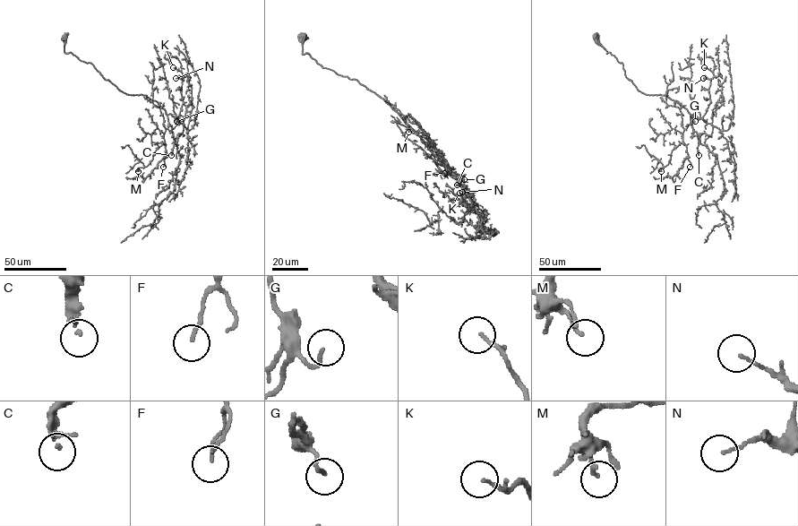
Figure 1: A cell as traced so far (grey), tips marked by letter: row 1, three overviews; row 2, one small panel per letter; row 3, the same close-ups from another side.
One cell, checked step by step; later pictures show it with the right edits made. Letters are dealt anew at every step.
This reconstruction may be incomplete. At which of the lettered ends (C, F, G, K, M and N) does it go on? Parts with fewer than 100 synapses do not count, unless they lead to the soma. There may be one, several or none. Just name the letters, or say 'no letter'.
C

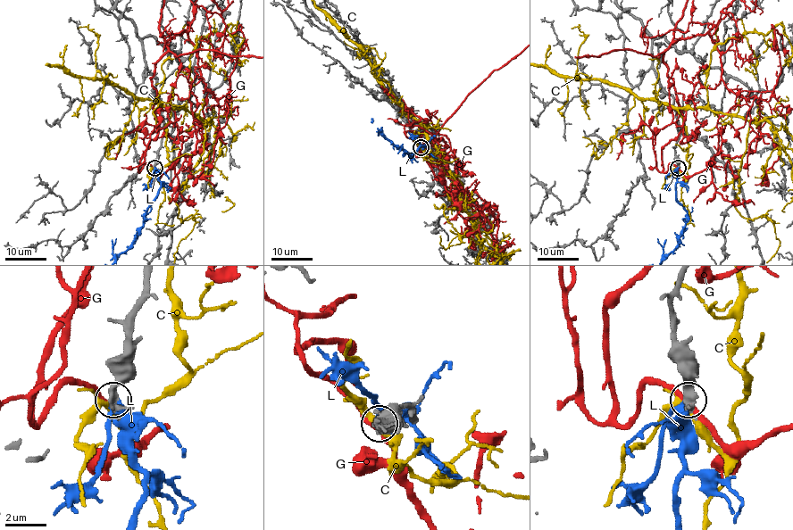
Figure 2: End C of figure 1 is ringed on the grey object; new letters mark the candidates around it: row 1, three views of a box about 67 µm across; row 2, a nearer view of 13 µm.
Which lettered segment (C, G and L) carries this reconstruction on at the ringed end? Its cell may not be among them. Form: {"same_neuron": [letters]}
{"same_neuron": ["L"]}

